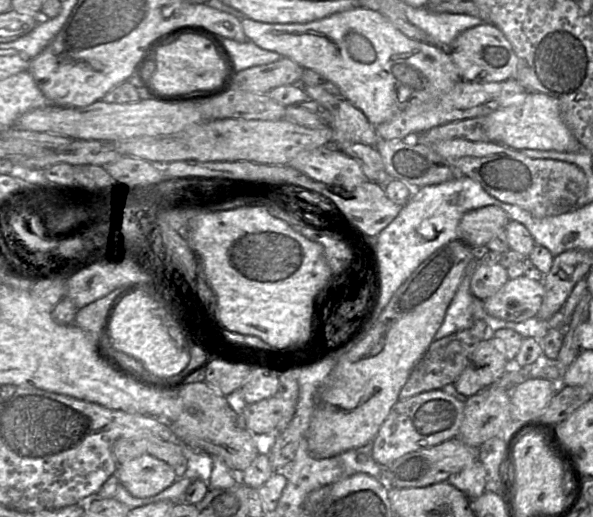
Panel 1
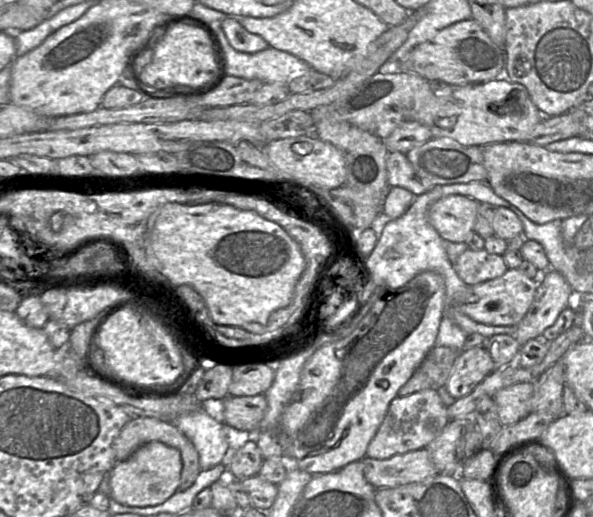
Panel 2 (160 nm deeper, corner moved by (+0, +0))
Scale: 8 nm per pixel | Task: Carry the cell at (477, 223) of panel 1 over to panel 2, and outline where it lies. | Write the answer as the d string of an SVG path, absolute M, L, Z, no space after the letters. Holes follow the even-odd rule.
M449 195L437 200L428 211L428 219L438 234L447 241L467 241L473 232L478 202L463 195Z

